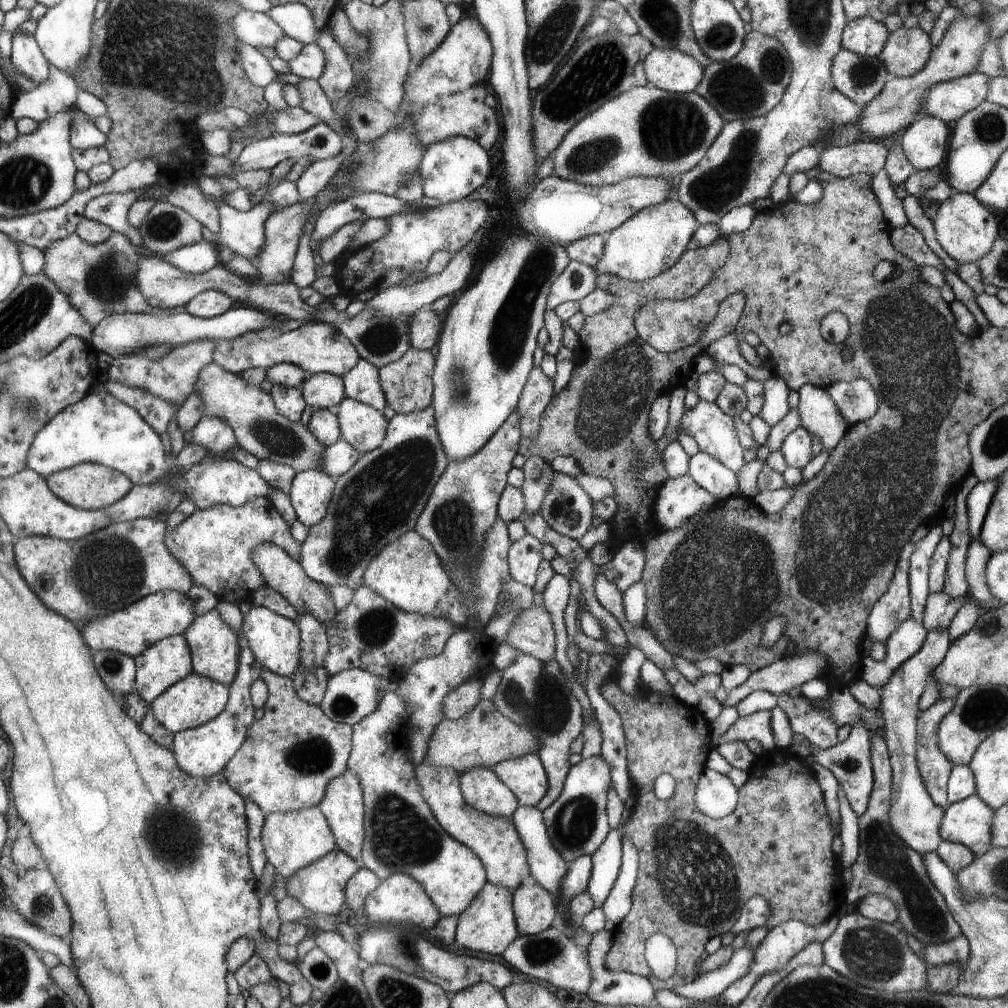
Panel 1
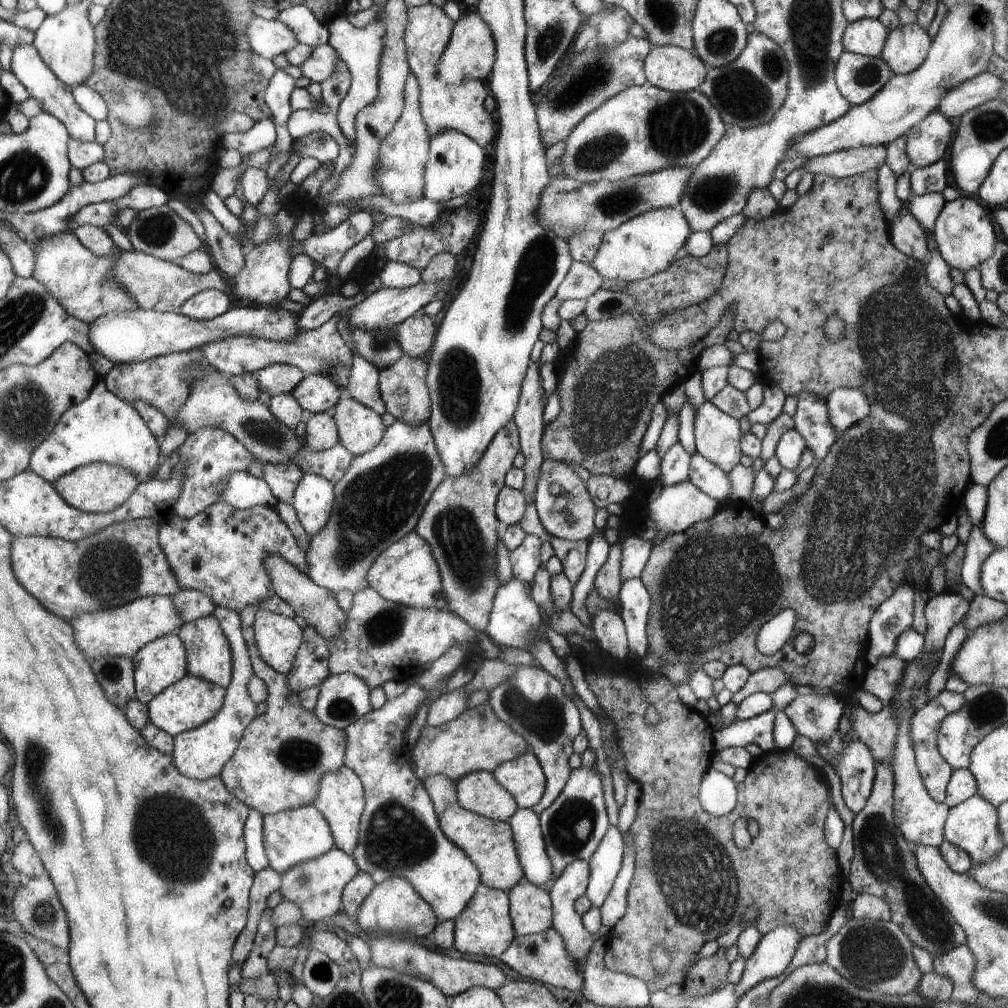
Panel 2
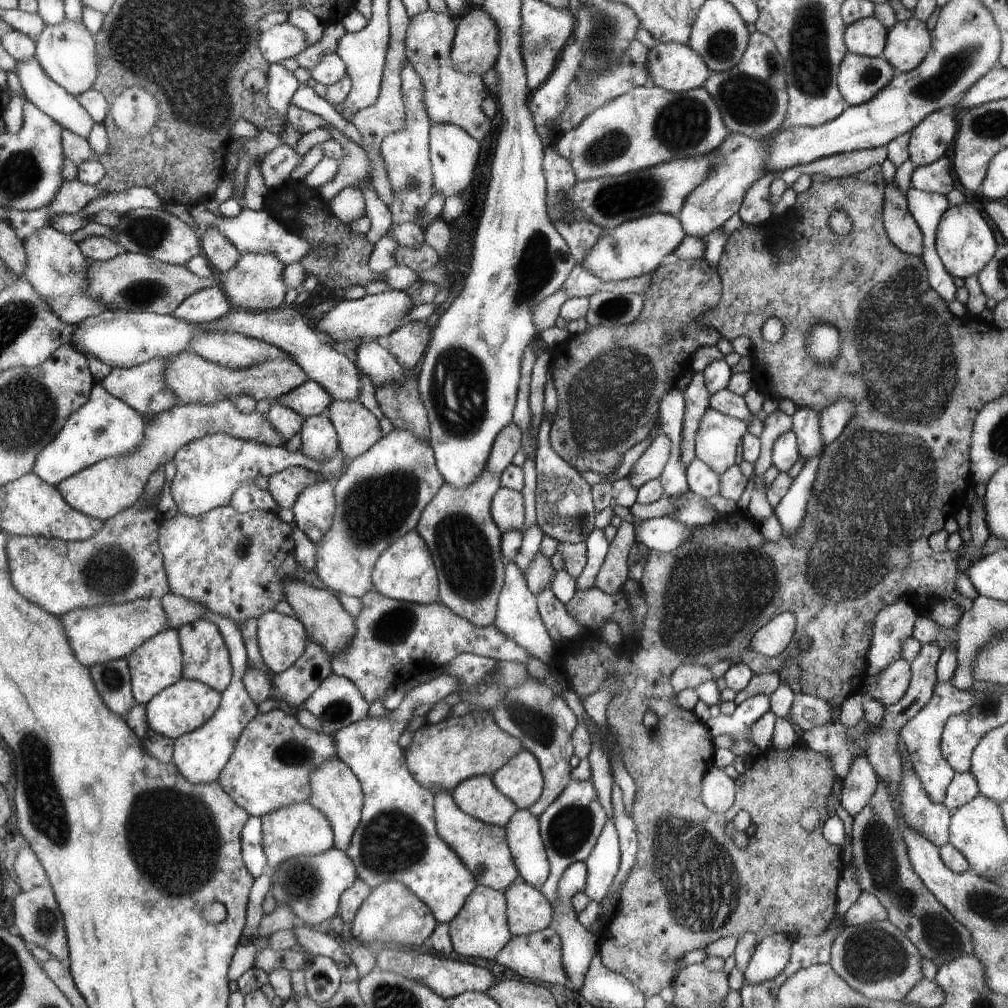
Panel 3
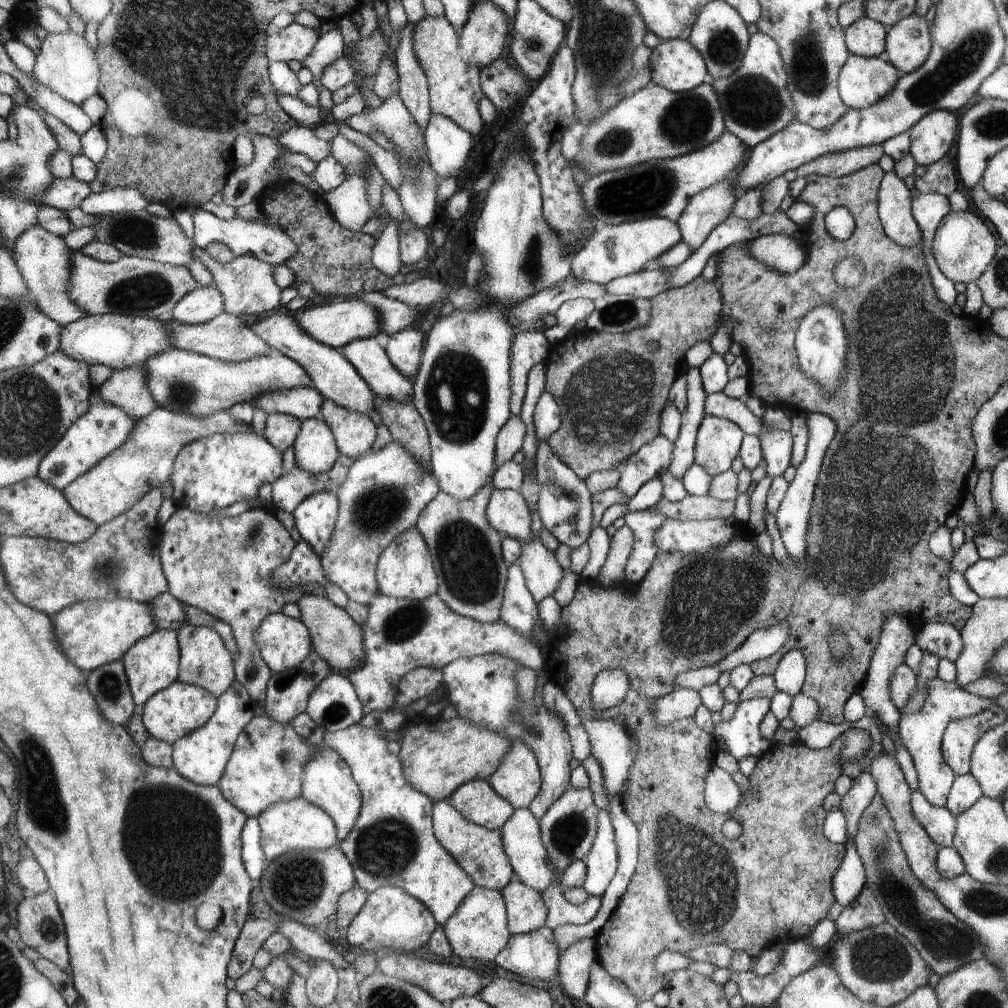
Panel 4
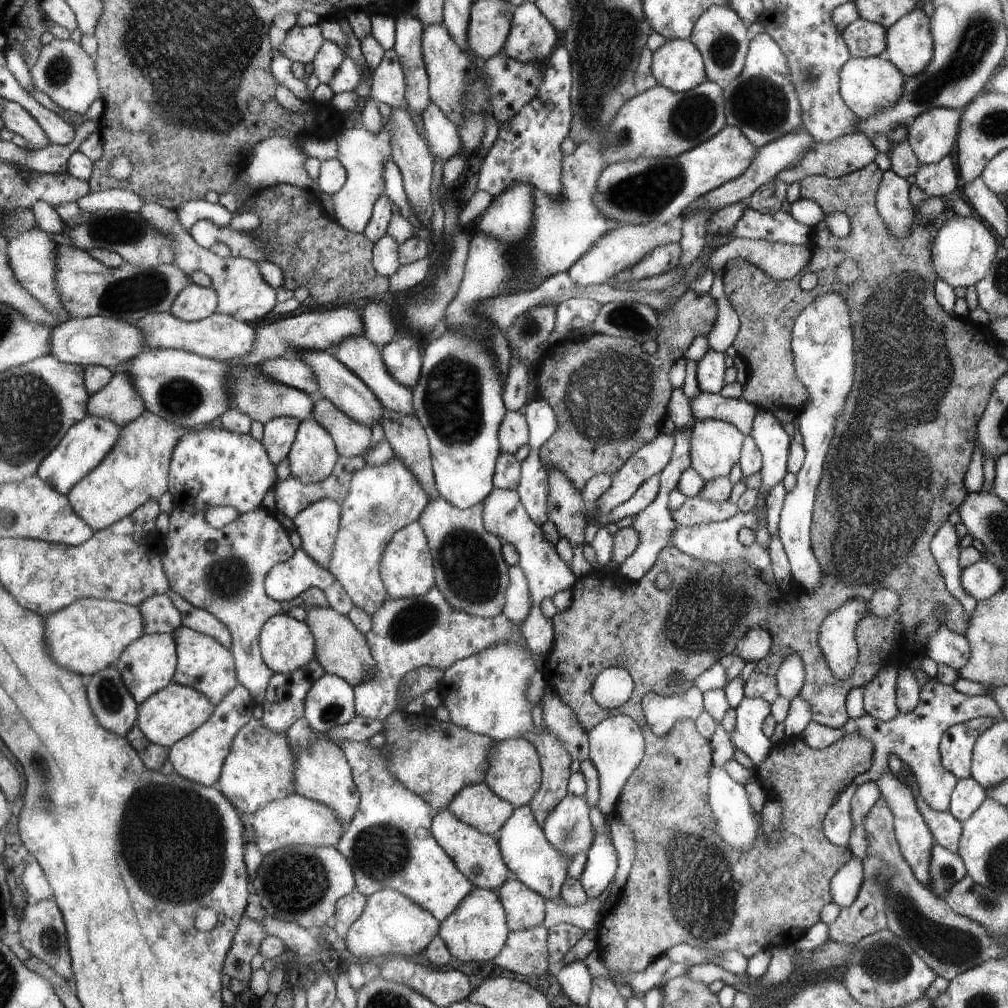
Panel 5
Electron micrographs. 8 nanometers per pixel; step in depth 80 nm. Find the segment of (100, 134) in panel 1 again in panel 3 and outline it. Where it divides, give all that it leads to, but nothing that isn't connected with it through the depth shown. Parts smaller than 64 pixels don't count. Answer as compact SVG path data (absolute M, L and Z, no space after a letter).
M36 56L30 61L17 62L17 74L22 80L22 85L28 96L28 100L35 103L46 115L52 116L65 129L69 129L71 132L88 138L96 122L93 116L89 114L89 111L77 100L77 97L69 94L69 91L65 90L64 86L55 82L48 73L43 70Z

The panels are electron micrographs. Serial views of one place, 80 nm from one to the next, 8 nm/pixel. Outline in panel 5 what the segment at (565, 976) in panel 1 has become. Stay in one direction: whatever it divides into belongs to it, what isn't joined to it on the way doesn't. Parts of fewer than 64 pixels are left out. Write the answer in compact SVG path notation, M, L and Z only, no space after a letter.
M545 923L525 930L508 931L504 947L492 962L513 974L537 977L547 972L551 964L547 938Z

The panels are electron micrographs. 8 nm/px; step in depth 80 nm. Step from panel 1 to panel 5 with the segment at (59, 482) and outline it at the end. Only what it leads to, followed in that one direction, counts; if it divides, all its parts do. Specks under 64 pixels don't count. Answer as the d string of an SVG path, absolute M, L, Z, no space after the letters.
M151 411L141 413L139 418L123 427L118 443L105 460L68 494L77 514L94 531L101 531L126 519L151 499L159 500L170 490L168 476L173 451L183 436L194 430L186 429Z

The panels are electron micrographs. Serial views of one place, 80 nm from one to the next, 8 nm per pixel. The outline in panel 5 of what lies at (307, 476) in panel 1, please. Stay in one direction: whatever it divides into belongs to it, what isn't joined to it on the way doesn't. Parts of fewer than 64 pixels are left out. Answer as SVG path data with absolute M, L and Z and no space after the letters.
M319 499L303 507L292 518L292 526L300 537L300 548L319 567L328 568L340 524L340 504Z

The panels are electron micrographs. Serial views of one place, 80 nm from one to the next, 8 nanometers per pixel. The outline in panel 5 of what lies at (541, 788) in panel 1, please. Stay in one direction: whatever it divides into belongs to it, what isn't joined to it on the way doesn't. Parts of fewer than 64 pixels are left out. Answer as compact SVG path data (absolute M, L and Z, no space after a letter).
M521 737L496 742L488 756L488 770L484 783L498 797L509 801L515 808L528 804L532 796L539 790L541 775L539 753L536 747Z

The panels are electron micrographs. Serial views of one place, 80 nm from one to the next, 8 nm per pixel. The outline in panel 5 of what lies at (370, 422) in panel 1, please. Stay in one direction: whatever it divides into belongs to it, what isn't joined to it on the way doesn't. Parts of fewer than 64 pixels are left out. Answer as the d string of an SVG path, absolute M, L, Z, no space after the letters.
M316 397L311 417L331 436L338 456L349 458L363 455L370 439L370 427L360 425L326 398Z

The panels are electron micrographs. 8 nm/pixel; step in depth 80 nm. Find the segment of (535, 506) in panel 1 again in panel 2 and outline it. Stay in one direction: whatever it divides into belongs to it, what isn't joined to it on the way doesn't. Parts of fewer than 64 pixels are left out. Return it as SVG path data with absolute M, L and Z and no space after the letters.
M530 362L527 371L525 371L524 382L521 383L519 402L516 404L515 414L512 416L512 422L517 425L519 429L520 453L524 456L523 470L525 476L525 484L521 490L526 498L526 502L532 502L534 499L534 492L536 489L536 482L539 472L539 465L541 464L542 452L541 435L543 434L544 422L542 421L542 396L546 395L542 390L541 379L538 366Z

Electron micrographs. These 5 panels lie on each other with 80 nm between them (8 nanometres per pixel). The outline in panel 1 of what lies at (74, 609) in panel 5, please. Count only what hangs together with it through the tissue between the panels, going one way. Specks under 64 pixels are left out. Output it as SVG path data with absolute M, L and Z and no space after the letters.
M161 591L146 596L131 606L103 615L80 625L85 642L92 650L117 651L136 657L157 641L185 634L187 627L196 619L195 601L181 591Z

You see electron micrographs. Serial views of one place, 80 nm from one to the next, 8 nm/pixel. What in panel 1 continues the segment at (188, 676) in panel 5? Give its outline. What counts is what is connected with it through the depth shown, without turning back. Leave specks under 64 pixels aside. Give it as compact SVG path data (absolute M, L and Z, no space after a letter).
M213 609L196 617L183 635L192 650L194 672L229 686L239 668L239 634L223 620L221 613Z

